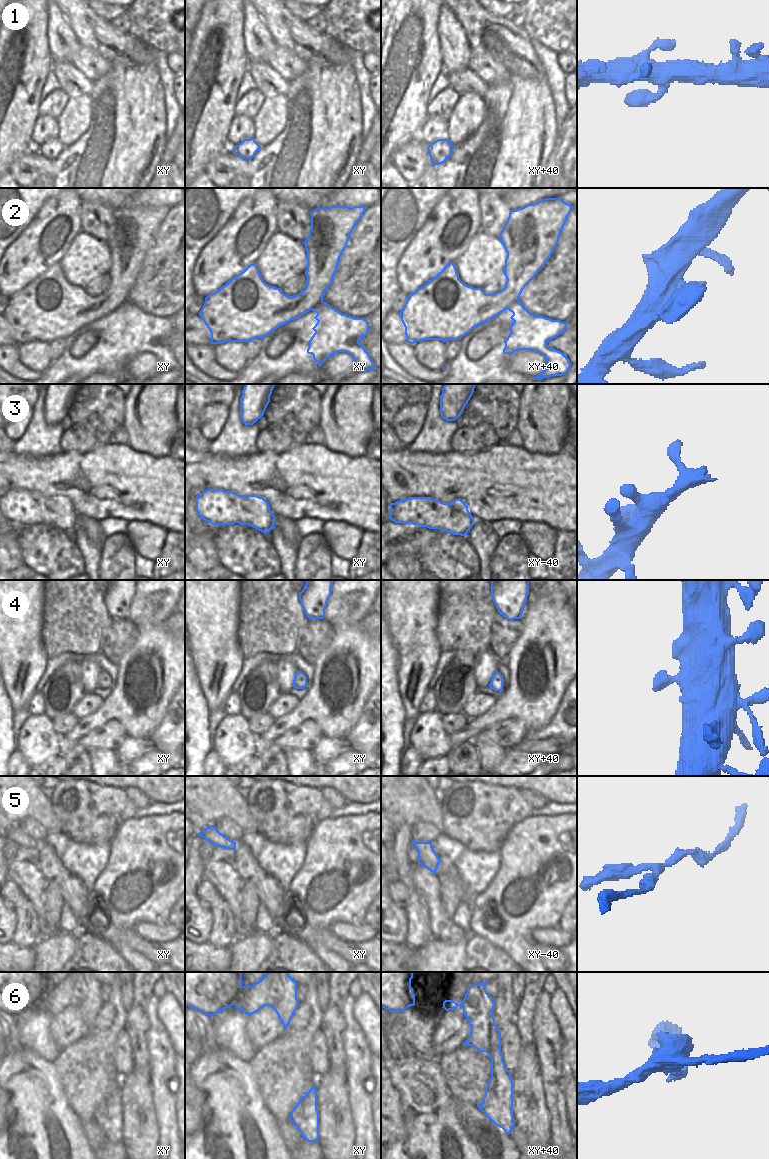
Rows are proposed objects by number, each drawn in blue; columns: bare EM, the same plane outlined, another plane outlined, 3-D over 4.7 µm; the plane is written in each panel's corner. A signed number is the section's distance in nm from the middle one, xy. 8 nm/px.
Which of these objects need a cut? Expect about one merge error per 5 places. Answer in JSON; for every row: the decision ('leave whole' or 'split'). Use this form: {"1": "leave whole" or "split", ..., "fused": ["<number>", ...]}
{"1": "leave whole", "2": "leave whole", "3": "leave whole", "4": "leave whole", "5": "leave whole", "6": "split", "fused": ["6"]}

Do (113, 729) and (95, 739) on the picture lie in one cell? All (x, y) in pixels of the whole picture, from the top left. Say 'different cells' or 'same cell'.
same cell

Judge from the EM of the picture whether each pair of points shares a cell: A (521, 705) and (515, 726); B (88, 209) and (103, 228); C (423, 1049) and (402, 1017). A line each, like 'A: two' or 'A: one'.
A: two
B: one
C: one

